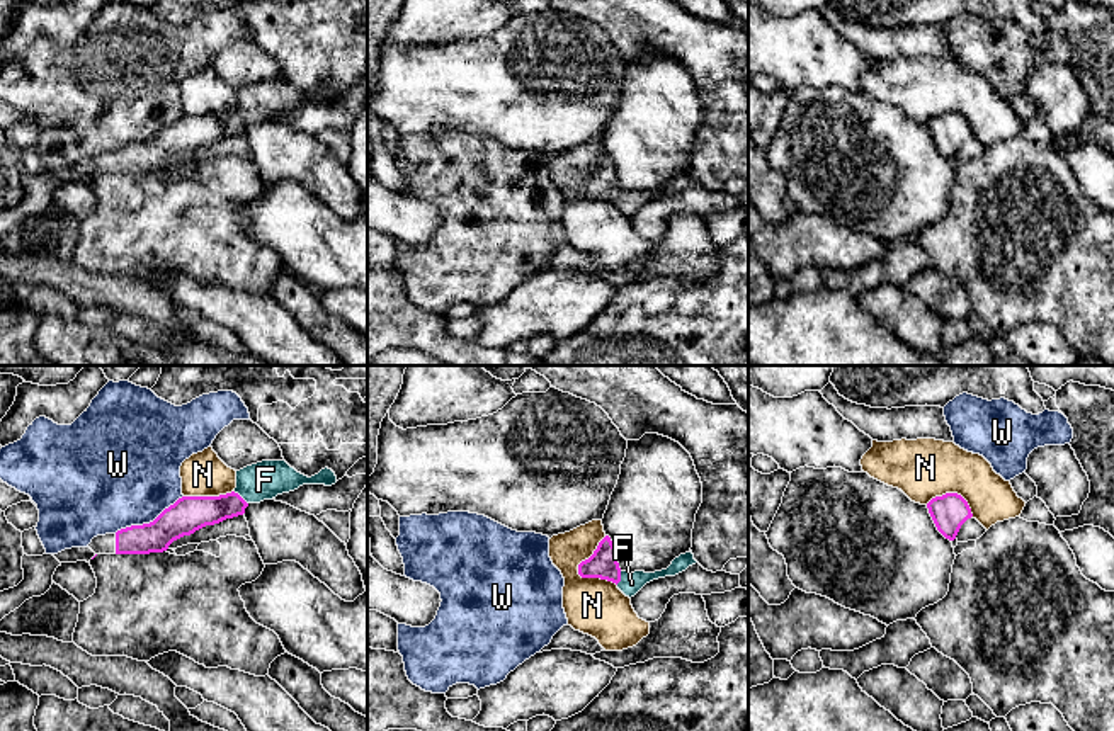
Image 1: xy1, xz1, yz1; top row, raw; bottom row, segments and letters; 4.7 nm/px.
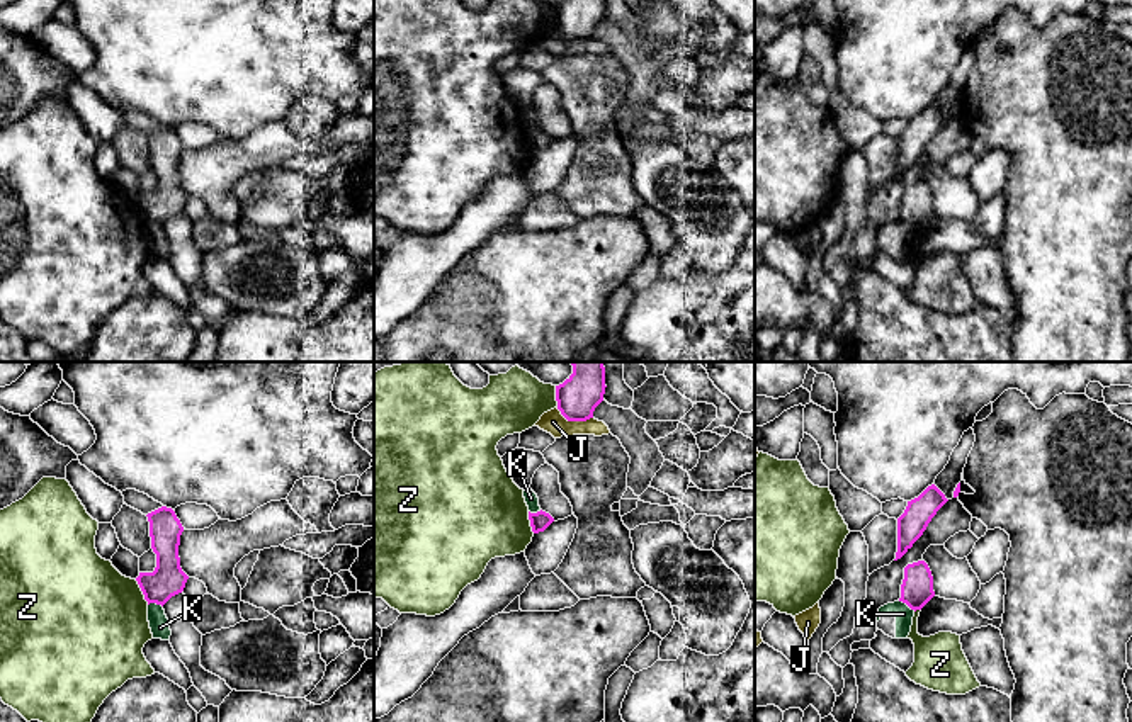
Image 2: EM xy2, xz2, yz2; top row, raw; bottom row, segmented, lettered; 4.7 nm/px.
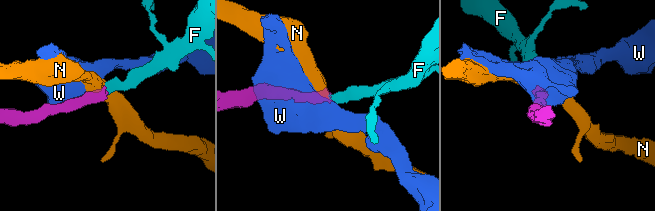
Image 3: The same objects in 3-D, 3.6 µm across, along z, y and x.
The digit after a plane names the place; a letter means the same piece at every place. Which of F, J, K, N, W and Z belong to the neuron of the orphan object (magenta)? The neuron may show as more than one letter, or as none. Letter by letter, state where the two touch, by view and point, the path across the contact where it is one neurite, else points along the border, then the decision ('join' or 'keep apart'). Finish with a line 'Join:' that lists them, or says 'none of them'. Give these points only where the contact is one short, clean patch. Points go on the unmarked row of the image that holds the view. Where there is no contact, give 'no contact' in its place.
F: xy1 (240, 116) | join
J: xz2 (573, 39) | join
K: yz2 (908, 225) | along yz2 (899, 219), (915, 230) | keep apart
N: xz1 (579, 192) | along xz1 (606, 155), (579, 184), (579, 192), (616, 204) | keep apart
W: xy1 (150, 141) | keep apart
Z: xy2 (141, 209) | keep apart
Join: F, J

